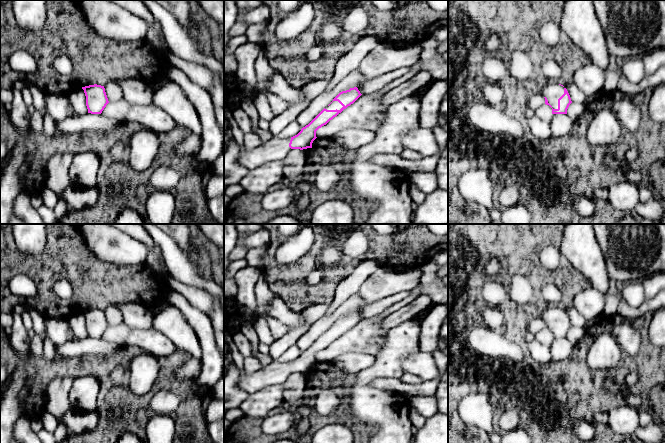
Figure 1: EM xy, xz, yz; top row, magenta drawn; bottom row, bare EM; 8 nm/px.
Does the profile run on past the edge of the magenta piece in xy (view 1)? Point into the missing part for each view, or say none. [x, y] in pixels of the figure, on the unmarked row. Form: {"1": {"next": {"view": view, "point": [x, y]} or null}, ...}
{"1": {"next": null}}

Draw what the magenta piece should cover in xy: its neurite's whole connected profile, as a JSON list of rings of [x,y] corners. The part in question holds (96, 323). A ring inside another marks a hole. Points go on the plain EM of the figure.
[[[94,308],[82,311],[82,313],[86,320],[88,337],[101,338],[109,327],[104,310]]]

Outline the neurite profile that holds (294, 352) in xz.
[[[294,345],[290,347],[286,352],[284,352],[277,360],[278,362],[285,363],[291,362],[297,359],[301,355],[302,351],[298,348],[298,346]]]

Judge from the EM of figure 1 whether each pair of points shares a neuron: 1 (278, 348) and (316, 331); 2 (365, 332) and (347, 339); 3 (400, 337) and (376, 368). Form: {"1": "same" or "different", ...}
{"1": "different", "2": "same", "3": "same"}

